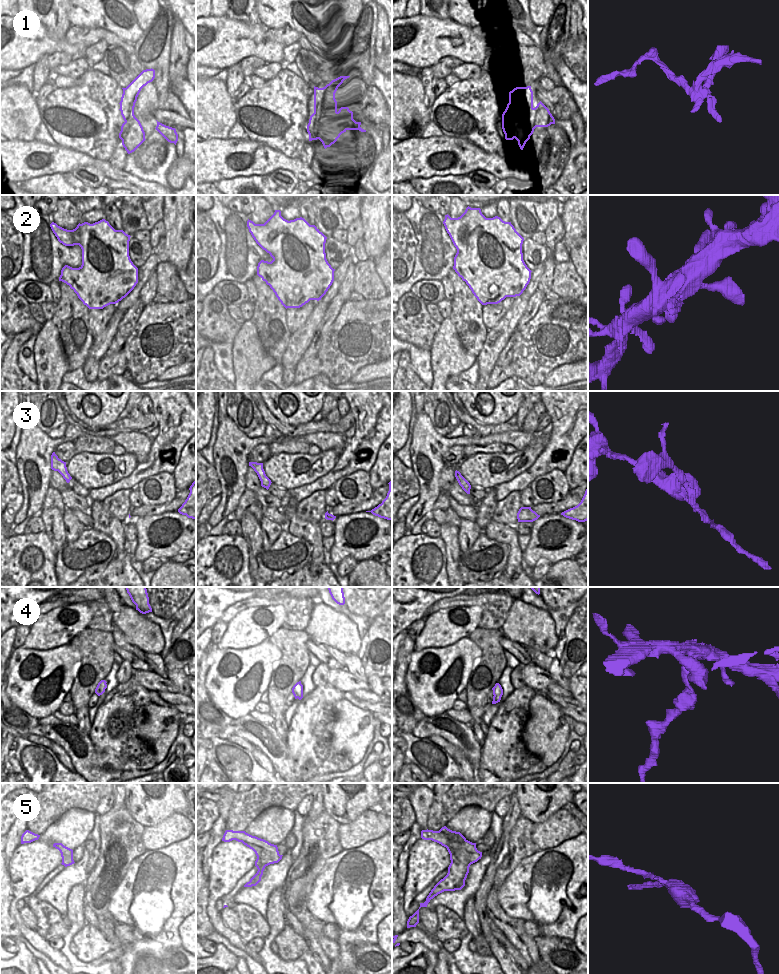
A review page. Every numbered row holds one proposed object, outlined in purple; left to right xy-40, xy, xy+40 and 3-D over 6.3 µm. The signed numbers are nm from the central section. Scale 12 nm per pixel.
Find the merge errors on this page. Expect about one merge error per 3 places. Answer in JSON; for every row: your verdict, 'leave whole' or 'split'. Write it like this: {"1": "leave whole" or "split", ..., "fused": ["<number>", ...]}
{"1": "split", "2": "leave whole", "3": "leave whole", "4": "split", "5": "leave whole", "fused": ["1", "4"]}

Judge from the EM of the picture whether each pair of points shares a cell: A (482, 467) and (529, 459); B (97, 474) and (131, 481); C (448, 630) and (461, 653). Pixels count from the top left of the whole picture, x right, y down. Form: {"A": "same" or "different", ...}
{"A": "same", "B": "different", "C": "different"}

